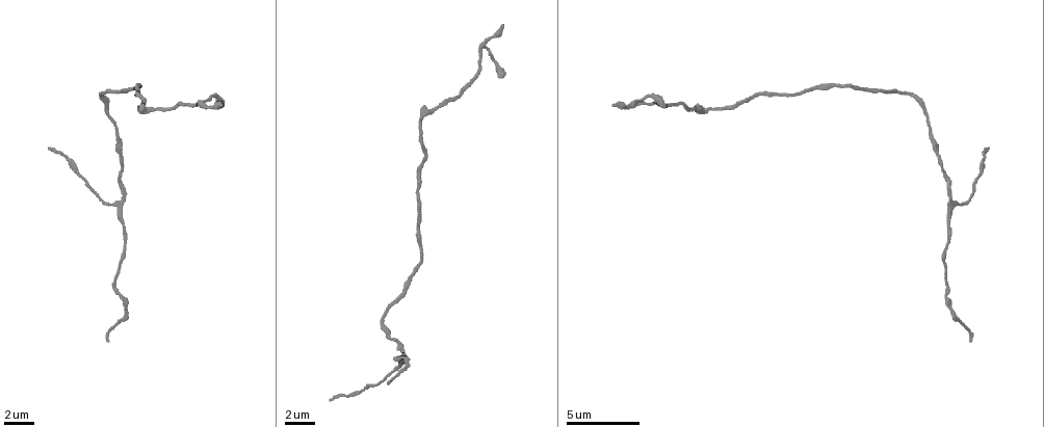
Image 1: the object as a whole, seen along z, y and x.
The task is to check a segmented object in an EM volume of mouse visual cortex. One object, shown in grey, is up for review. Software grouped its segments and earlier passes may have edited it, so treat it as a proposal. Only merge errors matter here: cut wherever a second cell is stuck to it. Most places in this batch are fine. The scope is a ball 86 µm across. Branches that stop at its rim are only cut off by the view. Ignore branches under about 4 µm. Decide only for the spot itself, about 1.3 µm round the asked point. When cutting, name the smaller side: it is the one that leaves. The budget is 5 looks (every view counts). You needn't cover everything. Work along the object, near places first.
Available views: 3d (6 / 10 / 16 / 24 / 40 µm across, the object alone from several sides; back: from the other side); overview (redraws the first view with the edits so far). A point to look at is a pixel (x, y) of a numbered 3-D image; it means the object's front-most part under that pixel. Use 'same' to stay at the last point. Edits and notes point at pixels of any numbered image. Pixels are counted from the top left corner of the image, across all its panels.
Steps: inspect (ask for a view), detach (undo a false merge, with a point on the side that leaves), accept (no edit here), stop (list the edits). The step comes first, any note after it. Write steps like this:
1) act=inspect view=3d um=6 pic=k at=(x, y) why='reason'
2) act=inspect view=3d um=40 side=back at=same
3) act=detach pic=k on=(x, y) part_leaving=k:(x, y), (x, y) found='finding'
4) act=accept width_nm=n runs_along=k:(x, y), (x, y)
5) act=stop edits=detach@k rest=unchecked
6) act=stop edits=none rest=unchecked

act=inspect view=3d um=10 pic=1 at=(491, 51) why='three-way junction'

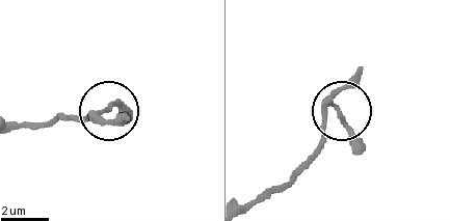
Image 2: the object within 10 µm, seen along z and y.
act=accept arms=3 runs_along=2:(10, 121), (104, 111), (112, 121), (128, 117) found='all the same cell'

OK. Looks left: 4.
act=inspect view=3d um=10 pic=1 at=(713, 109)

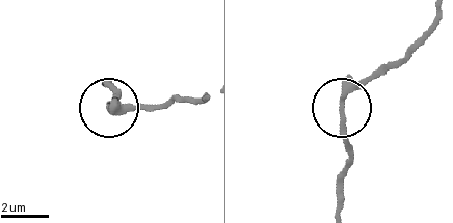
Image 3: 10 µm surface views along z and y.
act=accept width_nm=220 runs_along=3:(342, 203), (347, 156), (342, 108), (387, 62) found='one cell here'

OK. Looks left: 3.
act=inspect view=3d um=16 pic=1 at=(949, 290) why='thick turns thin'

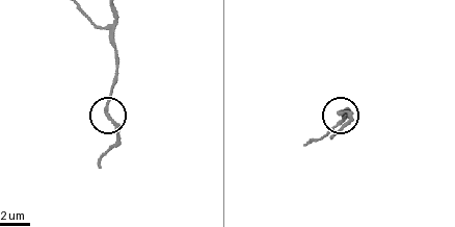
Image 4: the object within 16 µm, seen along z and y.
act=inspect view=3d um=6 pic=4 at=(109, 116)

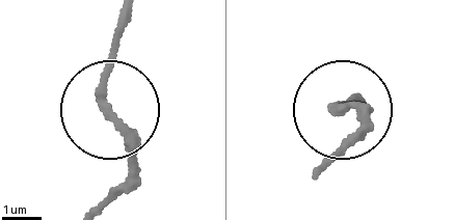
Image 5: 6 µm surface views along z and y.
act=accept found='one cell here'

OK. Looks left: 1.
act=stop edits=none rest=unchecked

